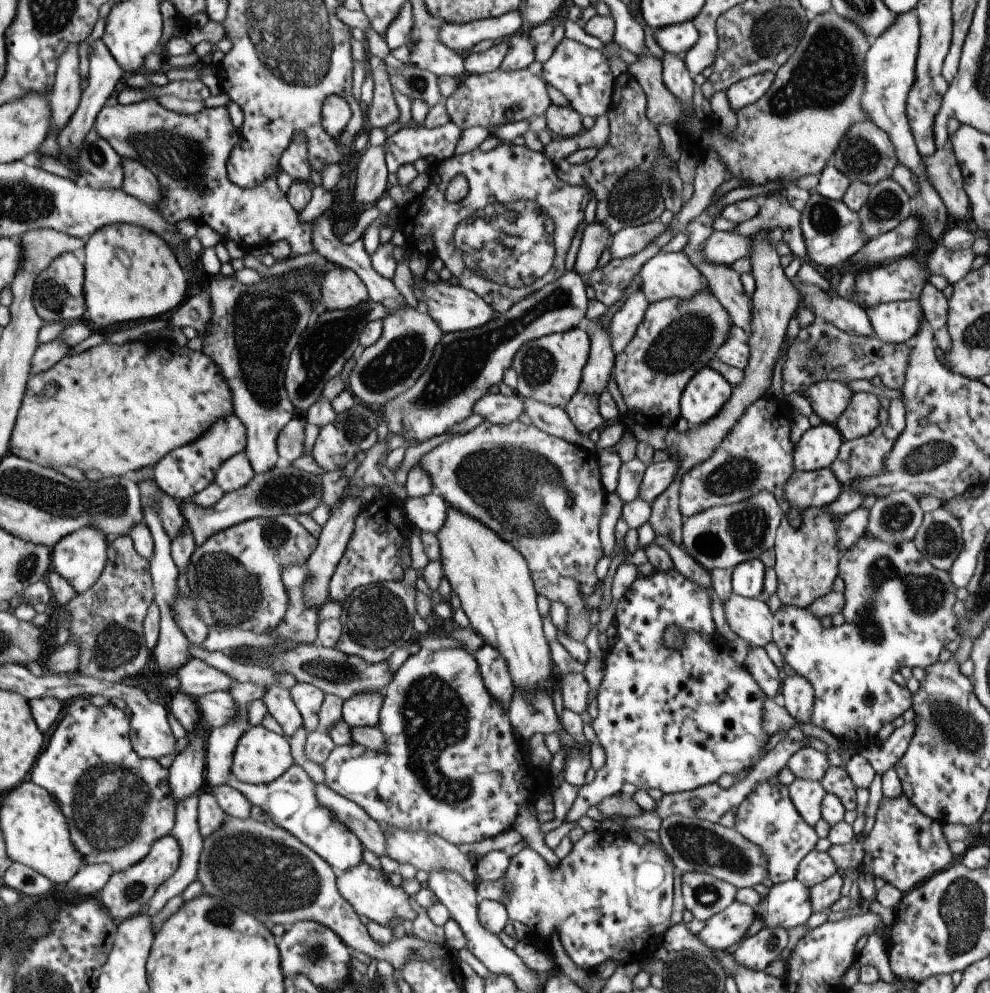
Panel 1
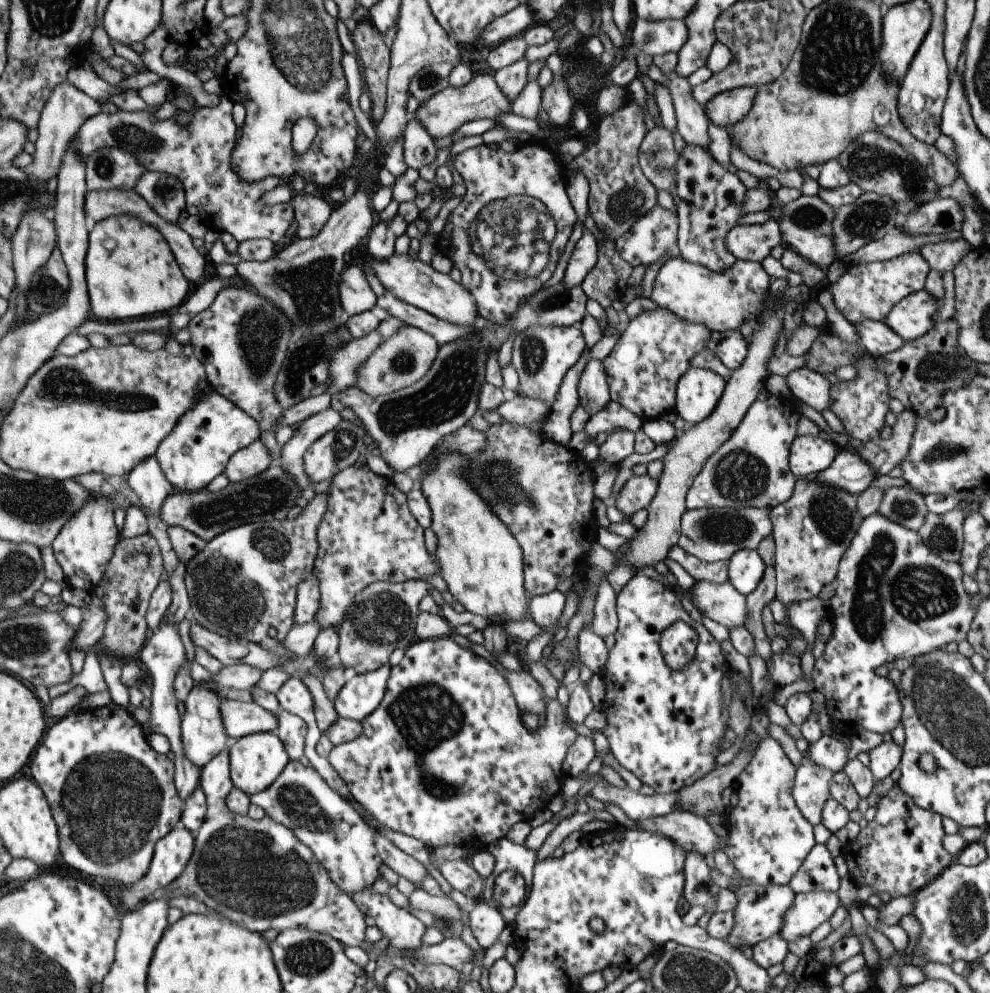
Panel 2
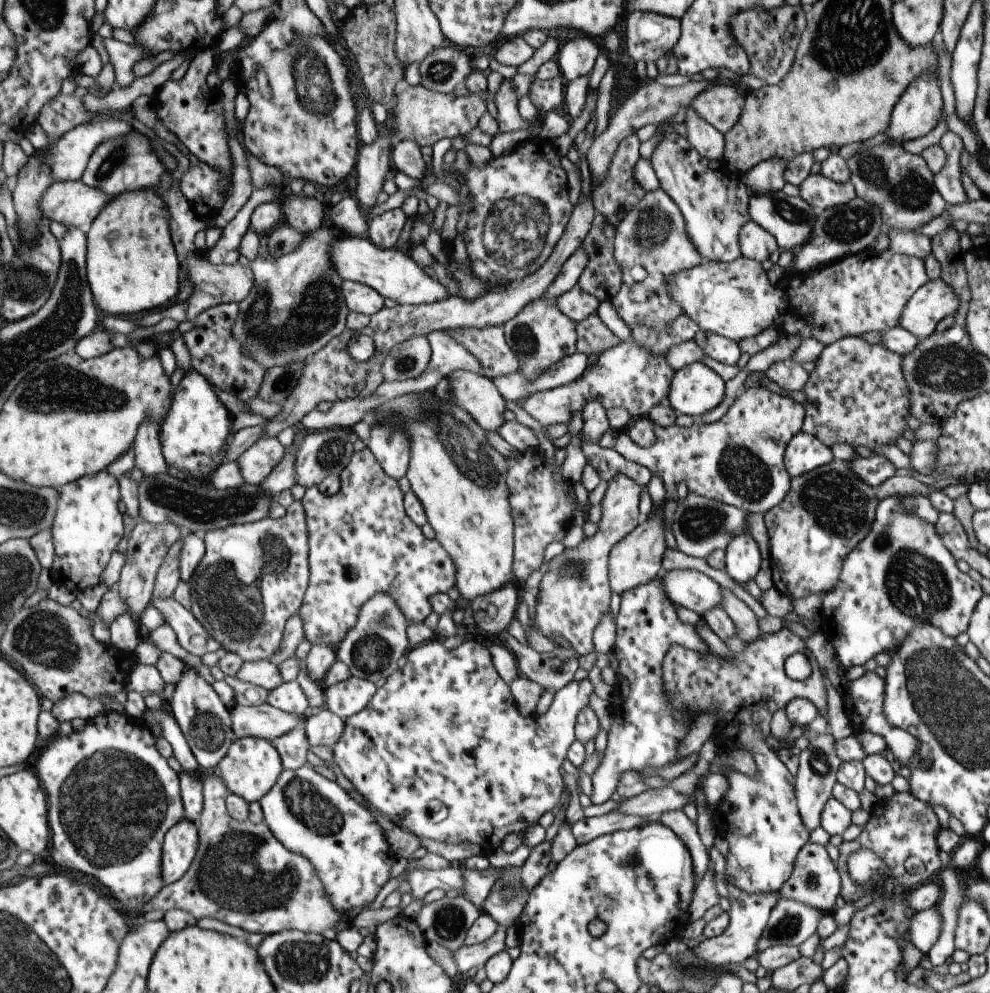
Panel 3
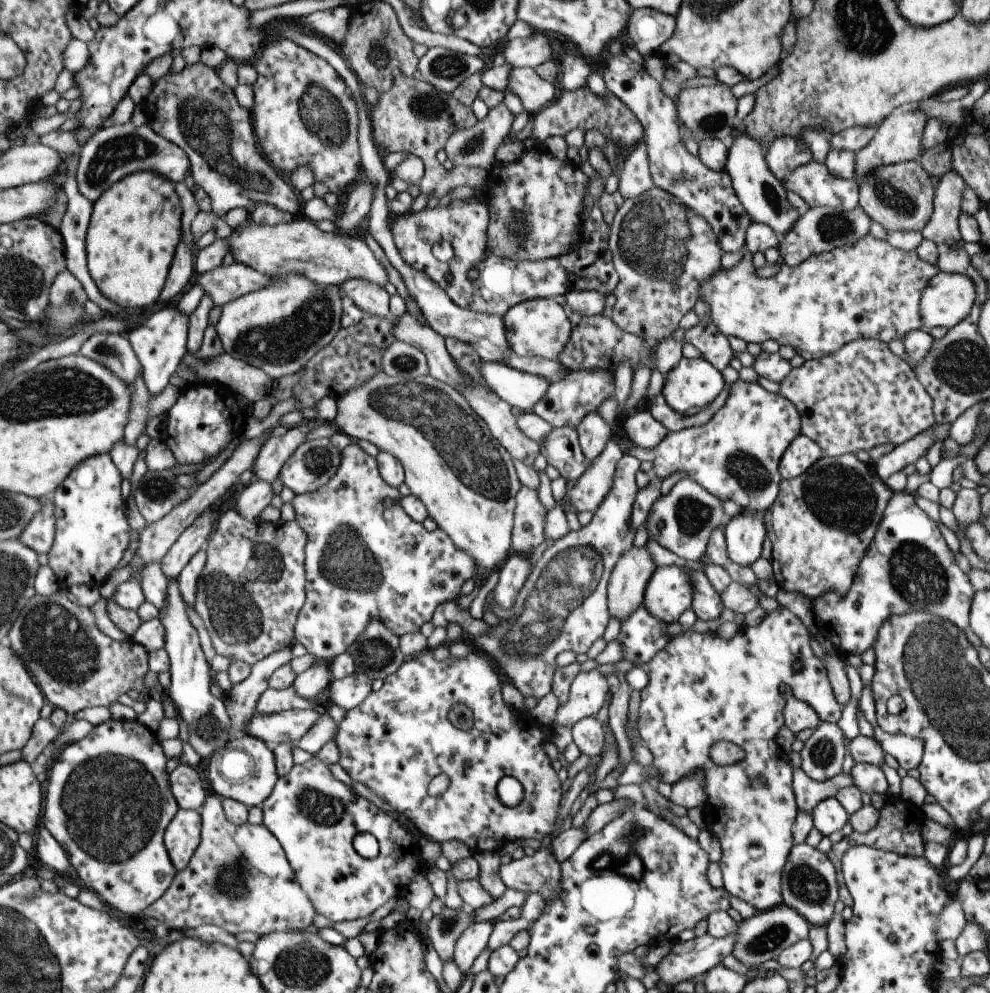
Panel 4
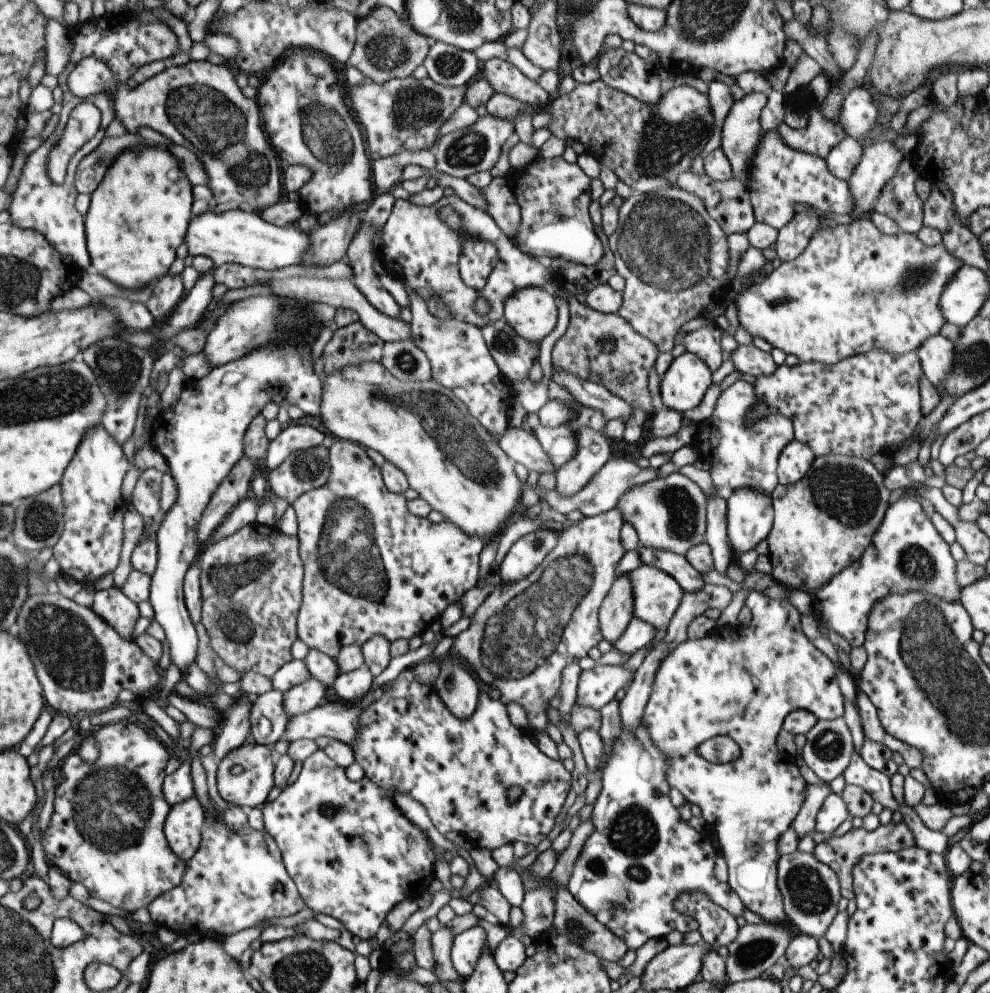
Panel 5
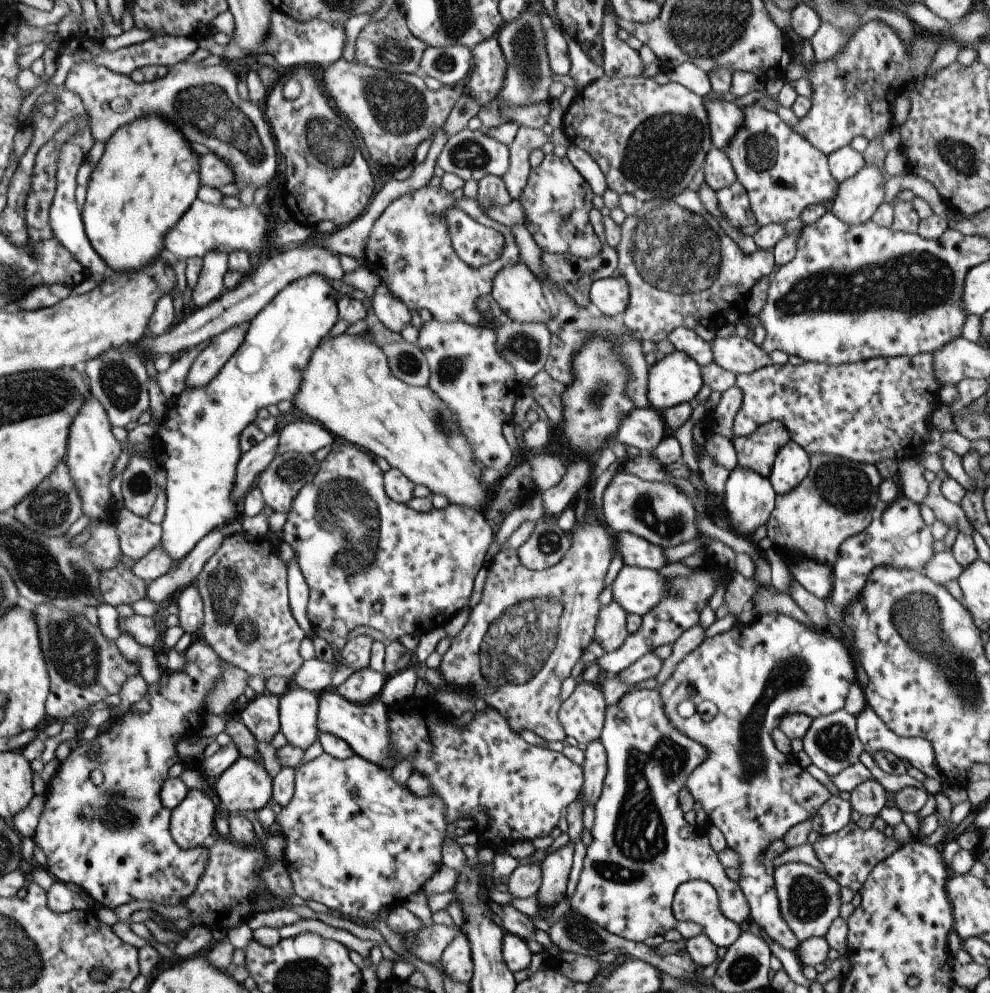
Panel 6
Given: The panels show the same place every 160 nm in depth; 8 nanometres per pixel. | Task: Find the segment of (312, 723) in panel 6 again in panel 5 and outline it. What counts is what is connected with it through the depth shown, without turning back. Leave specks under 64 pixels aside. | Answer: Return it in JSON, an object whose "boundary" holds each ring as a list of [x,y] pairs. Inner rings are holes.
{"boundary":[[[310,677],[283,692],[283,710],[287,717],[316,708],[325,694],[325,687],[319,680]]]}

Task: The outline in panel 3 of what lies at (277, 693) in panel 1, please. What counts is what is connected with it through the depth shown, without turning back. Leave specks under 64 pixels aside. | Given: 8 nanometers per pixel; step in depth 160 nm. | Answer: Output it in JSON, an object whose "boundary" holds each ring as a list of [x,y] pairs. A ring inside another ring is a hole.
{"boundary":[[[304,722],[284,735],[274,738],[271,743],[278,752],[283,769],[295,770],[306,764],[305,753],[309,746],[304,733]]]}

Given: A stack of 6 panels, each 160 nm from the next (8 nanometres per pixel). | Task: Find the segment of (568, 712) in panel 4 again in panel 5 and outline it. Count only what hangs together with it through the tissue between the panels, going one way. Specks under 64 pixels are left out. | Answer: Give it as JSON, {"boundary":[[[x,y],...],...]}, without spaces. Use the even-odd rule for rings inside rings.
{"boundary":[[[596,664],[591,670],[581,670],[579,674],[574,704],[601,710],[615,693],[627,689],[634,674],[623,666],[603,666]]]}

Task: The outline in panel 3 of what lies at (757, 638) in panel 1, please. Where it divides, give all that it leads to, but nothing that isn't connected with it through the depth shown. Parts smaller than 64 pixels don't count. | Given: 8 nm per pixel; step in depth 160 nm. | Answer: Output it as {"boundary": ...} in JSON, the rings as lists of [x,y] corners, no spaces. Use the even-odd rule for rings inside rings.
{"boundary":[[[661,570],[658,577],[660,578],[659,584],[661,590],[667,597],[667,600],[670,600],[673,608],[675,606],[683,606],[683,608],[687,608],[687,610],[693,610],[693,612],[696,612],[700,618],[705,610],[721,606],[720,586],[712,578],[705,576],[705,574],[698,570]]]}

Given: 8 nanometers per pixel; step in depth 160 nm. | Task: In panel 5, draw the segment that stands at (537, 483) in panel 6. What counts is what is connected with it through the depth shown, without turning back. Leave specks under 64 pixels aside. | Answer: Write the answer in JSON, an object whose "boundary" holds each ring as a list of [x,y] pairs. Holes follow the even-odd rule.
{"boundary":[[[509,424],[496,444],[509,460],[514,464],[521,464],[528,472],[555,472],[553,464],[549,462],[532,431],[524,426],[515,428]]]}

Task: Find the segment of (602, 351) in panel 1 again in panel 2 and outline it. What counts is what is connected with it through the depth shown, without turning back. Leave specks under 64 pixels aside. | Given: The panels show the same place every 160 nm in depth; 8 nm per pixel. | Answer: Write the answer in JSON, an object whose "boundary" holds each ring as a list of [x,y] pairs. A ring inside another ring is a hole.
{"boundary":[[[600,360],[587,361],[581,371],[576,391],[578,404],[592,417],[609,401],[606,374]]]}

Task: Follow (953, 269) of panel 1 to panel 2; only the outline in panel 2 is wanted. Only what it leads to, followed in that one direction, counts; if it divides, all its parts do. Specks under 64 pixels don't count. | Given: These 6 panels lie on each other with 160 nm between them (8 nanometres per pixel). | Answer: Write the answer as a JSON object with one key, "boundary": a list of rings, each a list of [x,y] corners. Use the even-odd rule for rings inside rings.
{"boundary":[[[959,238],[951,242],[926,244],[920,246],[917,252],[928,262],[929,268],[938,273],[952,271],[953,267],[971,250],[965,239]]]}

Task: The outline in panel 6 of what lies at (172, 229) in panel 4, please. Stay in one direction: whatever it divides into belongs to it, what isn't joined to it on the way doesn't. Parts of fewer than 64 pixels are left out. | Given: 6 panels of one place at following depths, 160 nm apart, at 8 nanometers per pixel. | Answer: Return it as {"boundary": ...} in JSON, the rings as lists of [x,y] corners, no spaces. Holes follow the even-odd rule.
{"boundary":[[[147,113],[139,118],[131,120],[127,124],[121,125],[111,136],[104,142],[104,150],[90,172],[89,182],[86,184],[86,195],[84,201],[80,206],[80,217],[84,228],[85,236],[93,250],[101,257],[101,260],[106,264],[107,268],[111,271],[127,272],[136,271],[141,267],[148,265],[155,257],[163,253],[162,240],[163,235],[167,229],[175,224],[176,220],[189,208],[192,200],[195,200],[195,194],[200,187],[200,178],[198,175],[199,165],[198,158],[193,151],[189,148],[189,142],[179,132],[179,129],[170,123],[167,119],[162,119],[158,114]]]}

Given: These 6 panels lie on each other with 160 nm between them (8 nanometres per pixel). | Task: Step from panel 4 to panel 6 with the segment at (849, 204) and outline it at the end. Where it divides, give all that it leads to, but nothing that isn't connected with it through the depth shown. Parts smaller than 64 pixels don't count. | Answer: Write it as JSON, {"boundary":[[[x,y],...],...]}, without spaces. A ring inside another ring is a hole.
{"boundary":[[[751,103],[750,105],[745,105],[740,108],[743,113],[742,126],[739,125],[739,128],[735,129],[734,135],[727,141],[727,146],[722,150],[725,153],[725,156],[729,159],[731,163],[734,175],[736,176],[736,181],[743,186],[745,192],[748,196],[748,201],[750,204],[750,209],[754,214],[754,219],[759,226],[766,224],[777,223],[781,224],[783,220],[789,220],[789,218],[799,217],[801,210],[805,206],[811,206],[811,204],[820,204],[824,205],[826,202],[829,202],[834,197],[836,193],[838,182],[831,176],[827,166],[827,155],[819,152],[811,143],[808,143],[802,136],[799,136],[793,129],[789,128],[783,121],[777,117],[777,113],[765,110],[765,107],[759,106],[759,104]]]}

